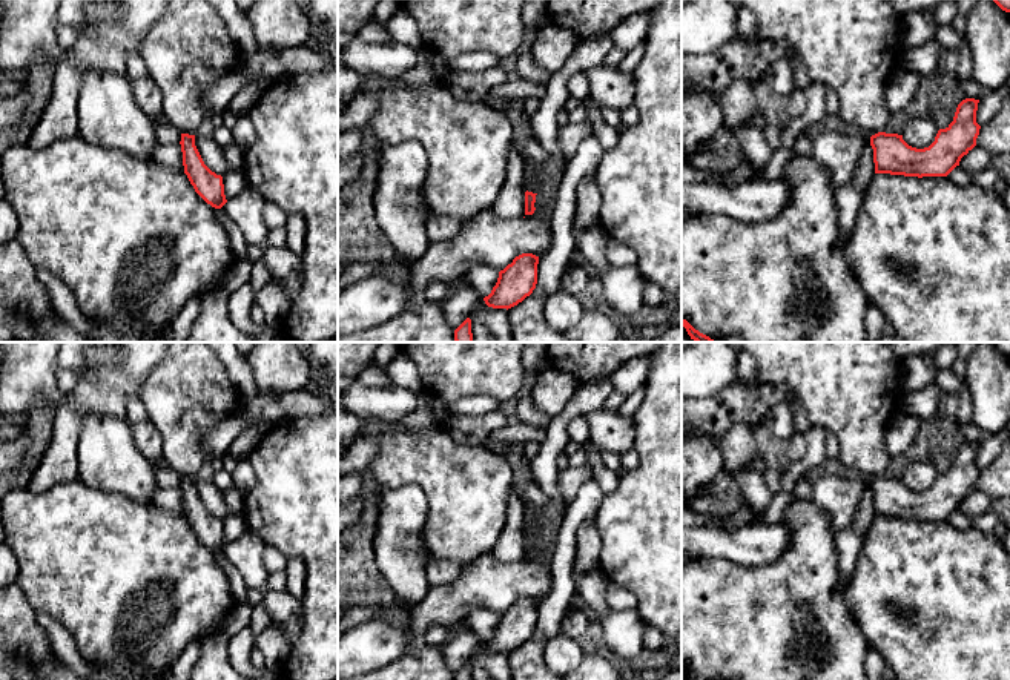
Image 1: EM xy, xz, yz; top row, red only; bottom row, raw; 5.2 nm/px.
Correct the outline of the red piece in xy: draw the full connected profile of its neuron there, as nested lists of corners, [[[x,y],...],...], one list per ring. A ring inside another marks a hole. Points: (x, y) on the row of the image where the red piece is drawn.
[[[181,134],[180,144],[184,173],[187,175],[195,192],[212,207],[221,209],[227,203],[223,177],[216,175],[204,164],[195,146],[195,135]]]

